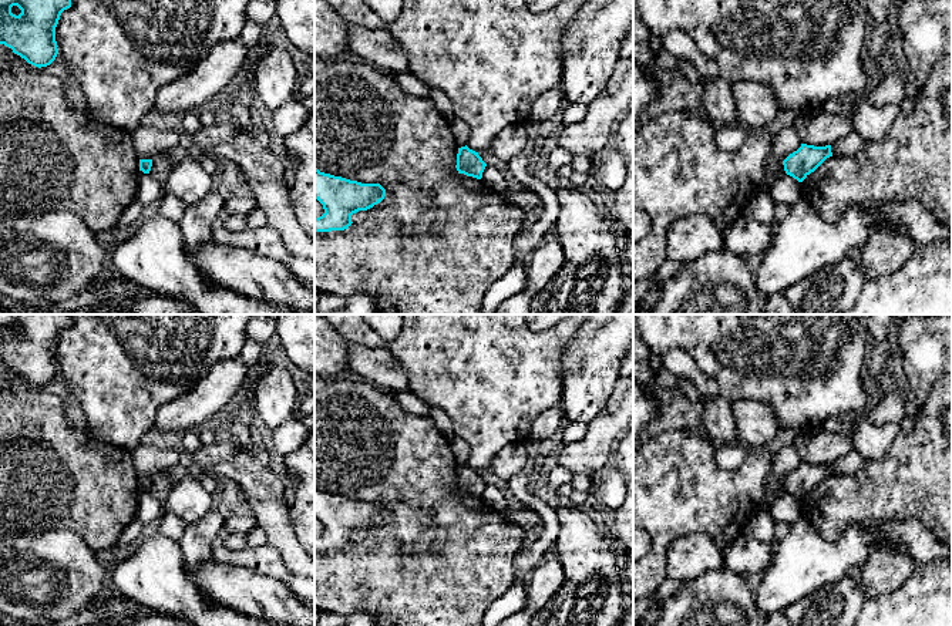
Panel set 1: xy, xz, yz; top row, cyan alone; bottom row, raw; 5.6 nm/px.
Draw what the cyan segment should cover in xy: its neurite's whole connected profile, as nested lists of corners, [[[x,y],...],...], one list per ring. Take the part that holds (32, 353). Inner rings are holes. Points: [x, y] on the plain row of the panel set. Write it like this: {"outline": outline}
{"outline": [[[0,314],[0,363],[34,386],[50,384],[57,373],[55,346],[71,314]]]}

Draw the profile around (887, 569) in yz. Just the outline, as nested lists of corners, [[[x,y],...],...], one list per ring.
[[[878,545],[869,556],[868,566],[861,579],[865,598],[895,592],[911,575],[915,559],[902,551]]]

